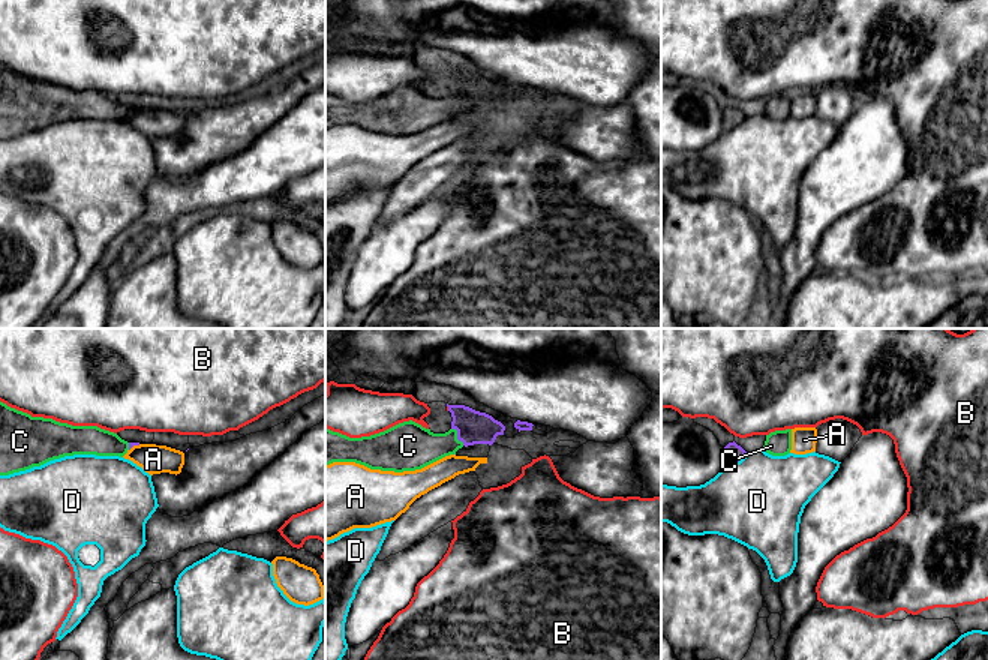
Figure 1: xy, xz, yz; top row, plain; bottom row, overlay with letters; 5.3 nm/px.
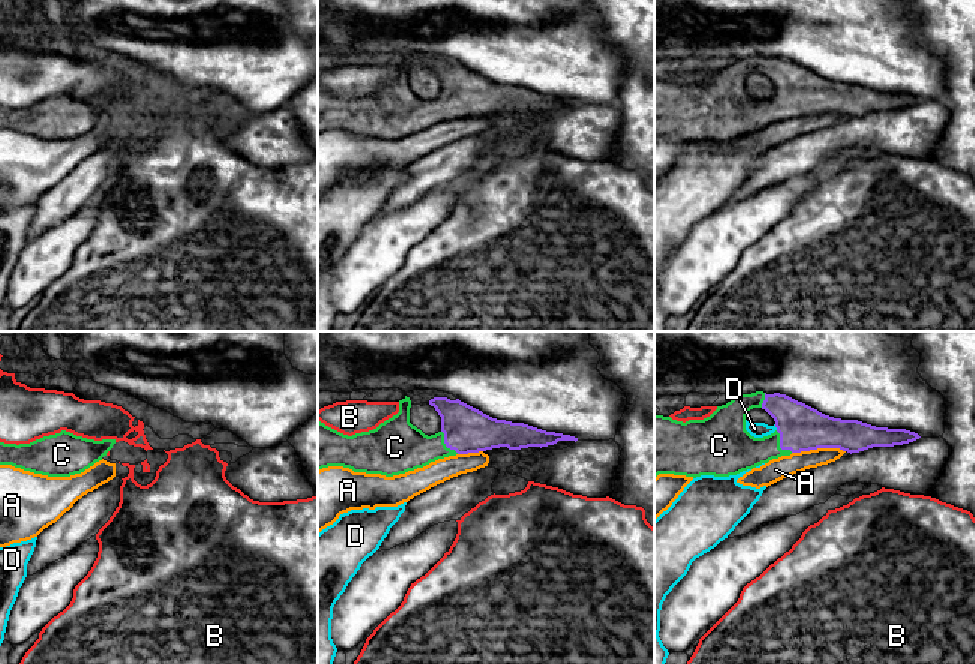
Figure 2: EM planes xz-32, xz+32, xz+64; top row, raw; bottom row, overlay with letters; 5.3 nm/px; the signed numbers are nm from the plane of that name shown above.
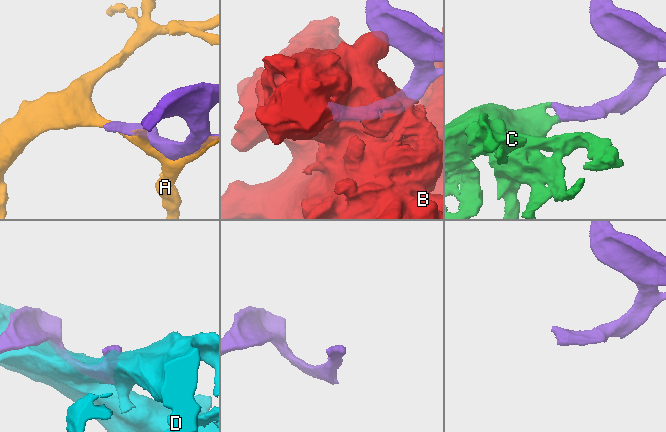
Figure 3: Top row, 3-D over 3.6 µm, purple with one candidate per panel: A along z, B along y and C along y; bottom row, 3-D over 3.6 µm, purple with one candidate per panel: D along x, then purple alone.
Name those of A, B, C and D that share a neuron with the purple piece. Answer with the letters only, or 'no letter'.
C

